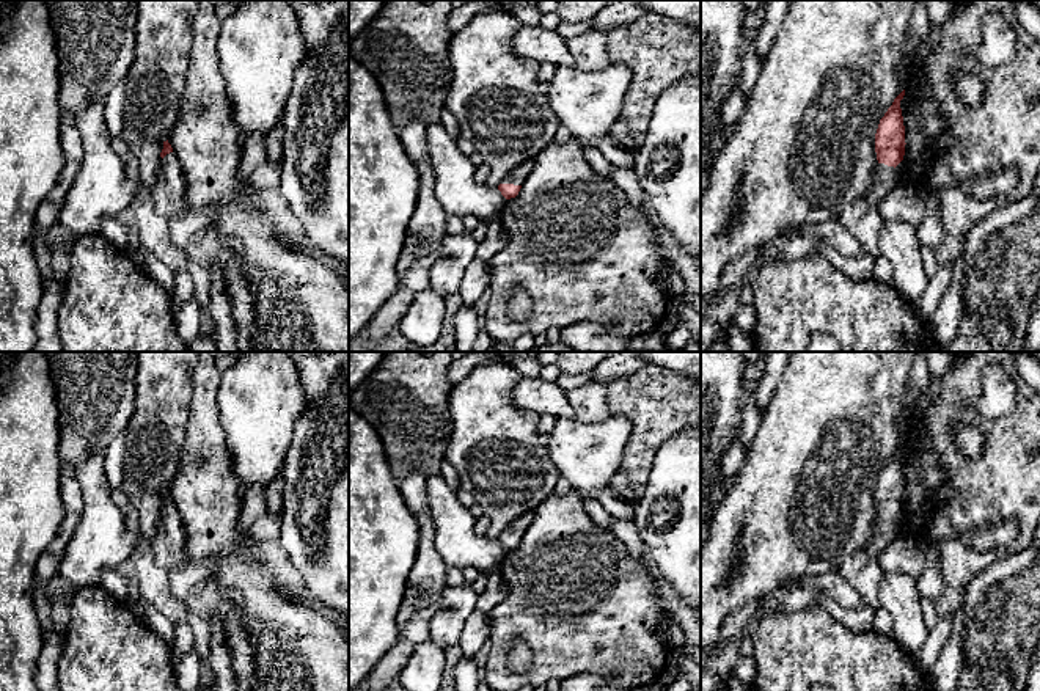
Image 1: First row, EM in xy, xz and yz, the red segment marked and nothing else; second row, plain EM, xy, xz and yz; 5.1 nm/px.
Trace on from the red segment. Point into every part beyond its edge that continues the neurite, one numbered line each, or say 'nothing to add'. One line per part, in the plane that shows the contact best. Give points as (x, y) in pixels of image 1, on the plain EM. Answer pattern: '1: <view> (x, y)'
1: xz (517, 526)

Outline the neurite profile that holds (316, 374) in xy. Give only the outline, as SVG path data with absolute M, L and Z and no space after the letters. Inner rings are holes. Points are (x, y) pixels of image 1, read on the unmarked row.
M284 352L297 366L306 402L325 394L333 382L349 382L349 352L328 352L322 356L305 352Z

